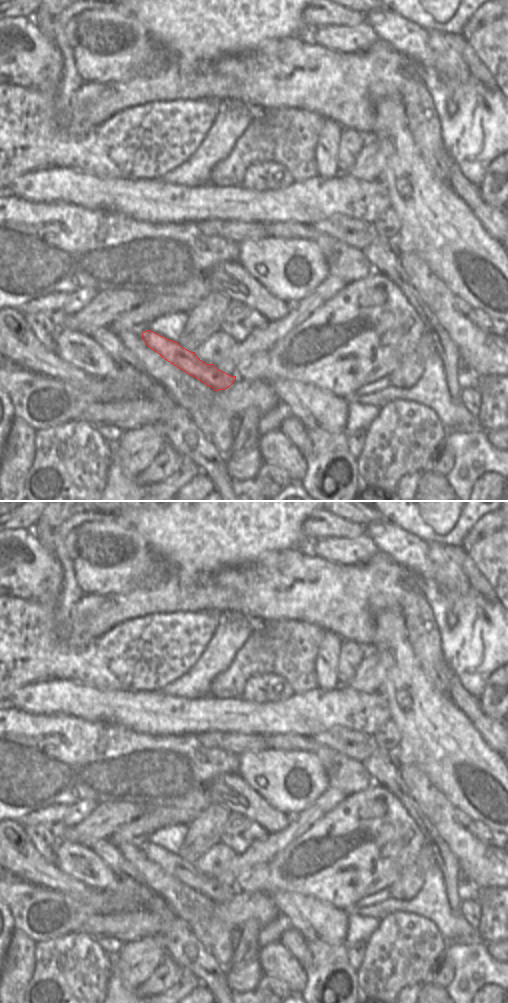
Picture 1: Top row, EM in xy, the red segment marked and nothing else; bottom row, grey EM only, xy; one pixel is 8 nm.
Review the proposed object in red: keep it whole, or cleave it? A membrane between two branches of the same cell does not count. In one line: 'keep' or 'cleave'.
keep

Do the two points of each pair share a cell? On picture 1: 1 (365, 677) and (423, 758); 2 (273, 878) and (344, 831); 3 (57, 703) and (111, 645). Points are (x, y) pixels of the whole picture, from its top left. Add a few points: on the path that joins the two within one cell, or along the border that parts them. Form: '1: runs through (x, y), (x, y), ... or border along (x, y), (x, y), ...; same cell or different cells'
1: border along (380, 666), (383, 678), (381, 685), (377, 689); different cells
2: runs through (293, 858), (295, 845), (324, 831); same cell
3: border along (55, 677), (76, 679), (100, 689); different cells

